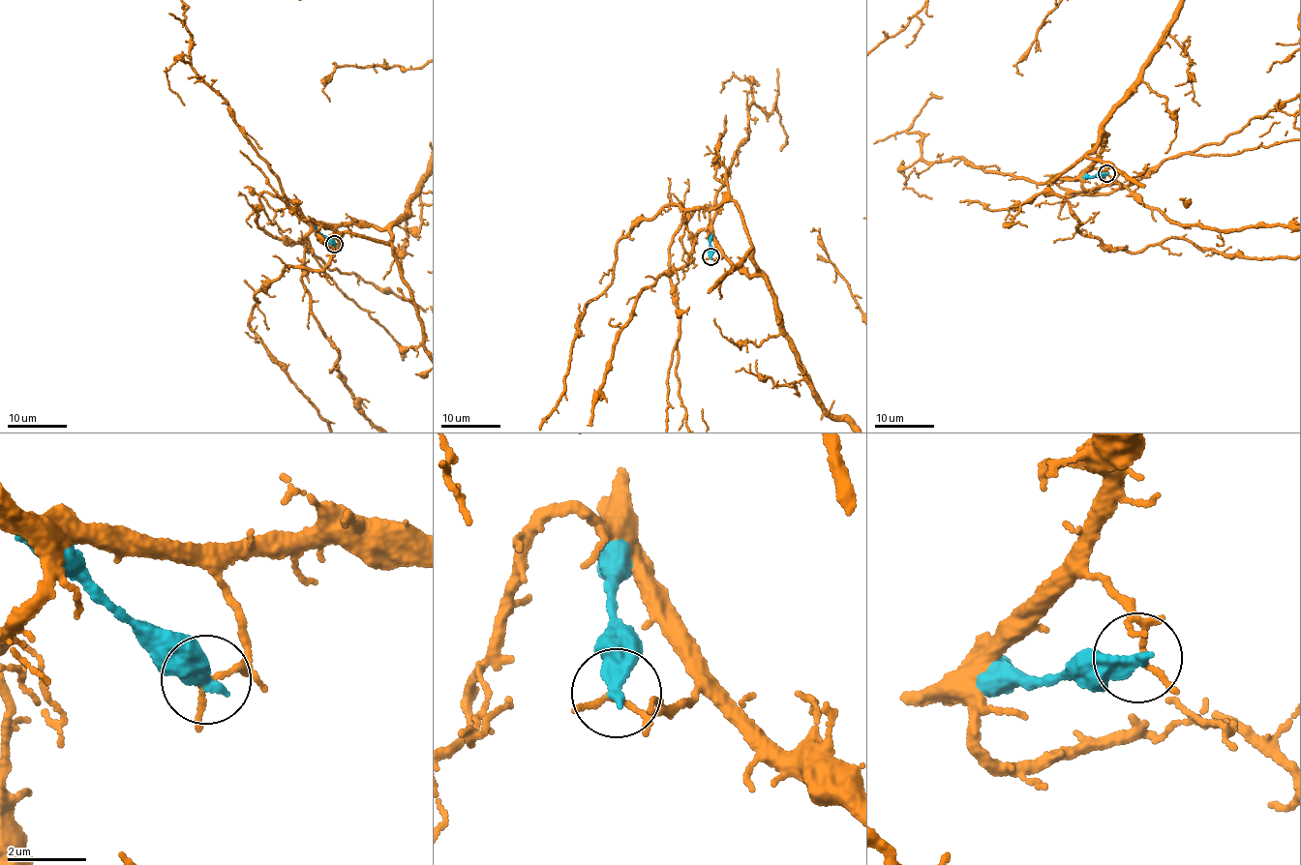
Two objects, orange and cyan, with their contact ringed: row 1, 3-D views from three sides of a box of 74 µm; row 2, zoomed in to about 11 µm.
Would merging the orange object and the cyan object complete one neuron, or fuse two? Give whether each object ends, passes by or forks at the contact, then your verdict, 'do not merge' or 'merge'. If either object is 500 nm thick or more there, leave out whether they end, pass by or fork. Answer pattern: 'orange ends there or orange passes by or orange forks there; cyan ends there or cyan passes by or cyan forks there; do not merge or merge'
orange ends there; cyan ends there; do not merge

